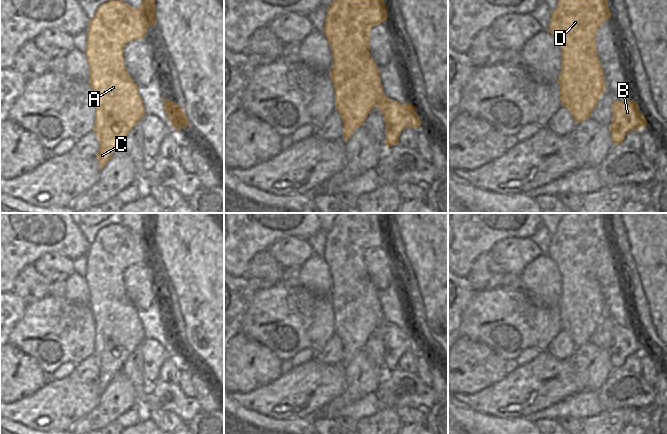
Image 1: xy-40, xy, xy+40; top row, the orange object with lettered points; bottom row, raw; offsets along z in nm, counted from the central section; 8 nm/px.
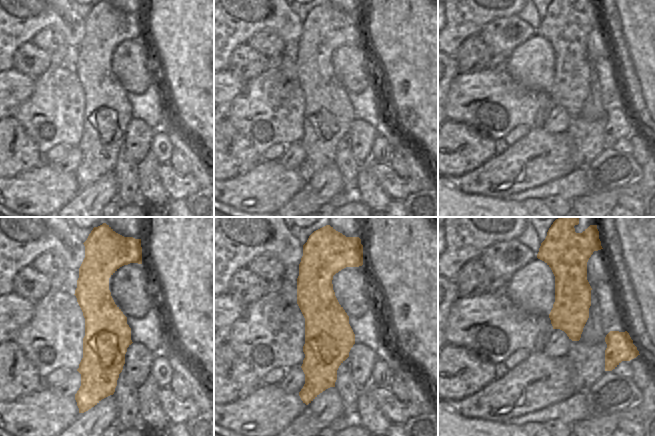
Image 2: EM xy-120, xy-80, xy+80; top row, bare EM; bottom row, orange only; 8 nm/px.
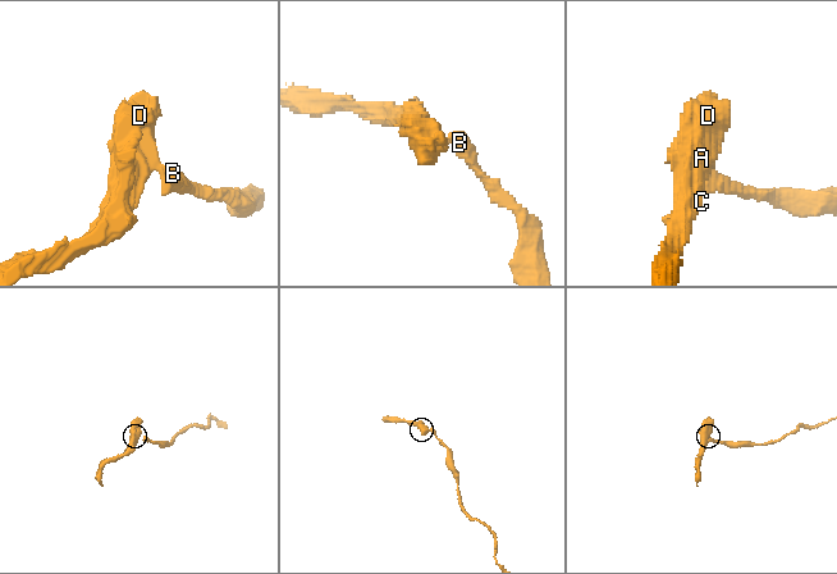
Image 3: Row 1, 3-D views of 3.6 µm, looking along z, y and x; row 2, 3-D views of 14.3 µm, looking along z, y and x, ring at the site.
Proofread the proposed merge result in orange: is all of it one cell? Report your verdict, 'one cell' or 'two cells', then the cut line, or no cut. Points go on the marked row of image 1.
two cells; cut in xy along (385, 97), (376, 106)

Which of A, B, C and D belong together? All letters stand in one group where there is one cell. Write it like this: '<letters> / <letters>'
A C D / B

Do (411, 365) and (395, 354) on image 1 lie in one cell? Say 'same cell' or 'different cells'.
different cells

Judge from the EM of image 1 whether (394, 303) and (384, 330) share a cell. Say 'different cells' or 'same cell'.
different cells

